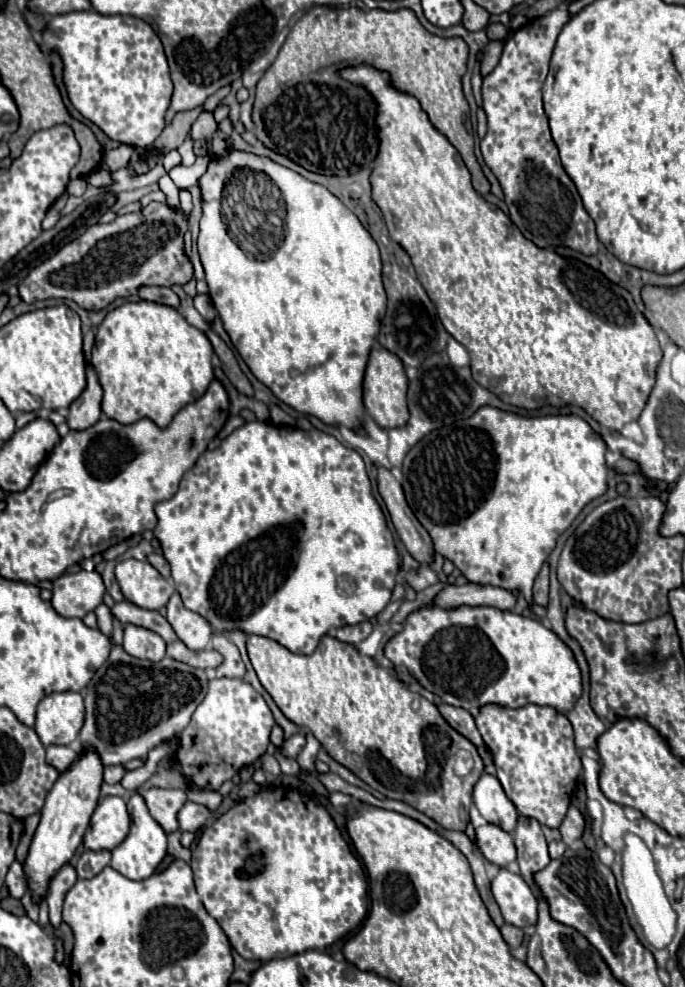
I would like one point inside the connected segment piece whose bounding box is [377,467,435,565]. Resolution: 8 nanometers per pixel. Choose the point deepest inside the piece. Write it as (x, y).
(416, 540)

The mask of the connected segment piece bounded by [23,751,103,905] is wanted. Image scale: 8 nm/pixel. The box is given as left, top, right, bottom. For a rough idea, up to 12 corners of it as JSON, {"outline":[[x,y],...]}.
{"outline":[[75,759],[49,791],[23,863],[31,901],[81,845],[103,763]]}

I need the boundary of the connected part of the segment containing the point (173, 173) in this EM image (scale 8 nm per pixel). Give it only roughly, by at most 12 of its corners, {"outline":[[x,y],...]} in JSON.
{"outline":[[183,165],[171,169],[169,177],[181,189],[191,189],[197,175]]}

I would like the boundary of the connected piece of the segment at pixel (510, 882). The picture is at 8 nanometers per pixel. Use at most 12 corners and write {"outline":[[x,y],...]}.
{"outline":[[501,869],[491,891],[507,923],[537,923],[537,897],[519,873]]}

